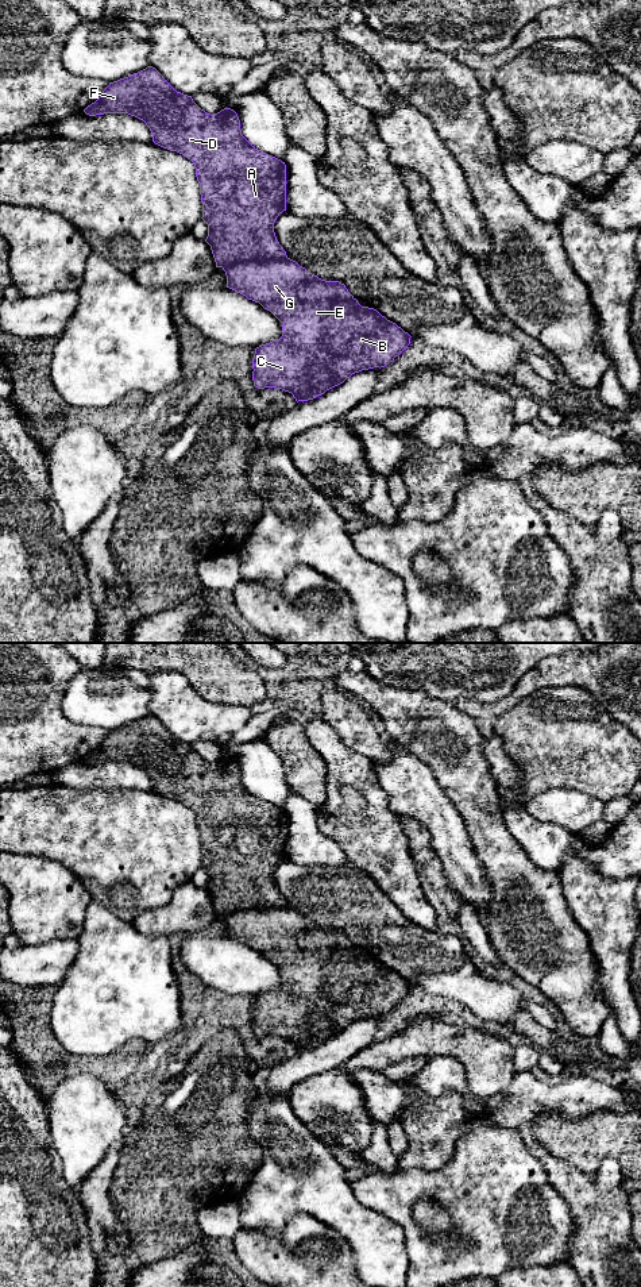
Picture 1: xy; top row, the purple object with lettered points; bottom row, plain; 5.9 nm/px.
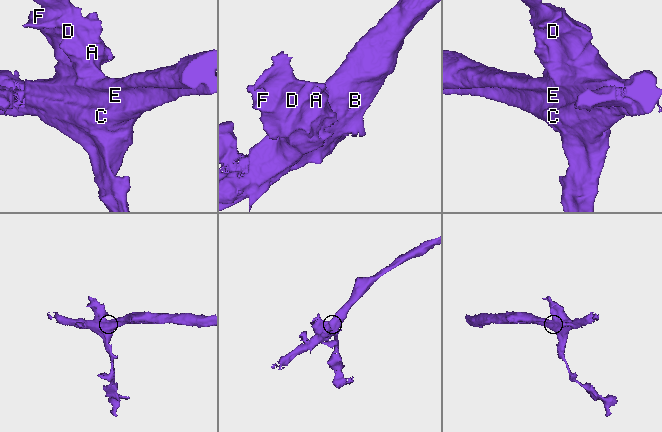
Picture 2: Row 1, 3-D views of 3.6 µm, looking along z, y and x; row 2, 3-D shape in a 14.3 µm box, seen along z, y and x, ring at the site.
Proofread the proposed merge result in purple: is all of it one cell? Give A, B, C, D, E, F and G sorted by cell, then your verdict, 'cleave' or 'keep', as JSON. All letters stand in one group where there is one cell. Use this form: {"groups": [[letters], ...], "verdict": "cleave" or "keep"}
{"groups": [["A", "D", "F"], ["B", "C", "E", "G"]], "verdict": "cleave"}

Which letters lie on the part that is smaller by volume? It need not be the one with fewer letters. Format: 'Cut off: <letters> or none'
Cut off: A, D, F

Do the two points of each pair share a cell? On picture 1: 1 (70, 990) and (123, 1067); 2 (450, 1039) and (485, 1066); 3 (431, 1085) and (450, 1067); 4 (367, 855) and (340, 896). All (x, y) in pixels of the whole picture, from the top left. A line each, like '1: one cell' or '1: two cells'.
1: two cells
2: one cell
3: one cell
4: two cells

